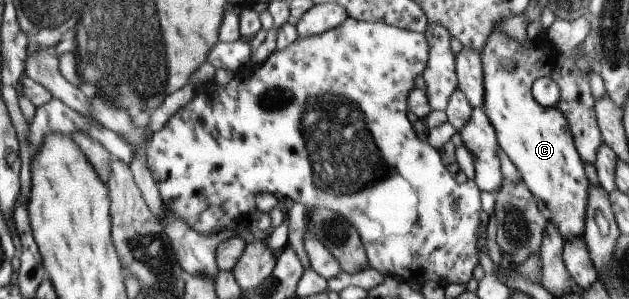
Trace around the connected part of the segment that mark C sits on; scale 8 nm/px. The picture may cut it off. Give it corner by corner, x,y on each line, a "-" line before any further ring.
501,20
493,22
492,30
490,31
490,34
487,36
486,42
484,43
482,50
479,52
483,70
484,94
482,97
481,104
482,112
486,115
486,118
488,118
490,124
492,125
492,128
494,129
494,132
496,133
497,145
505,152
506,156
508,156
510,162
512,162
514,168
516,168
519,178
524,181
524,184
528,187
530,194
532,194
532,196
535,199
542,200
542,202
544,202
544,204
546,205
546,208
548,208
548,222
552,223
553,225
556,225
558,232
561,234
561,237
563,238
563,242
571,241
574,237
581,238
584,228
584,213
587,201
587,186
589,183
587,181
587,176
585,175
583,169
584,162
582,162
581,158
578,156
578,153
576,152
571,132
567,127
566,119
564,118
564,116
562,116
562,113
556,107
542,108
542,106
540,106
540,104
538,104
532,98
531,95
531,84
534,82
534,79
546,77
551,73
554,59
557,56
557,50
552,46
552,43
545,35
543,35
540,31
535,29
532,29
529,35
527,36
529,39
528,45
522,46
522,44
518,43
518,41
512,39
510,36
506,35
506,33
500,30
500,28
498,27
500,21

